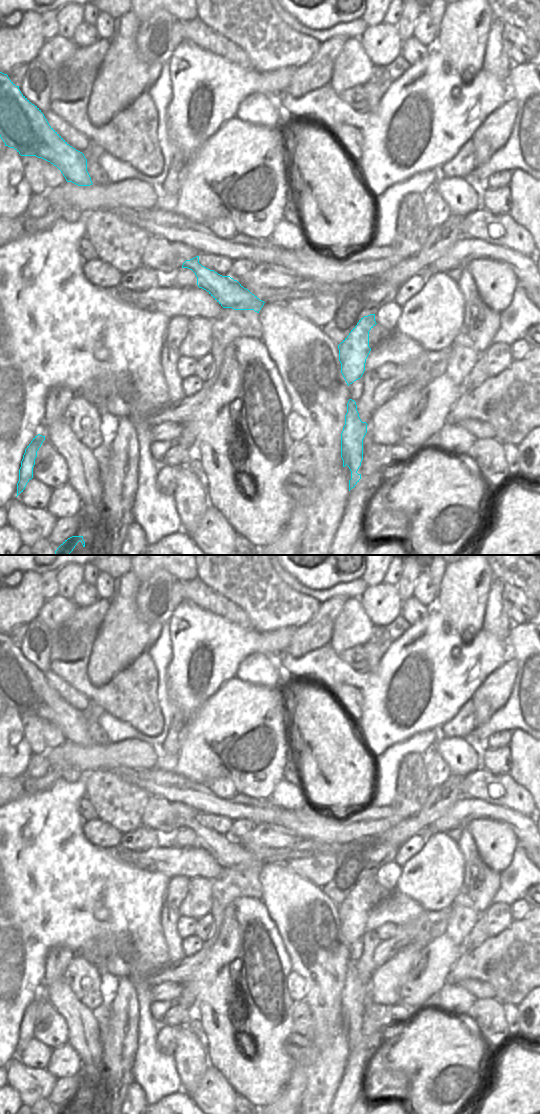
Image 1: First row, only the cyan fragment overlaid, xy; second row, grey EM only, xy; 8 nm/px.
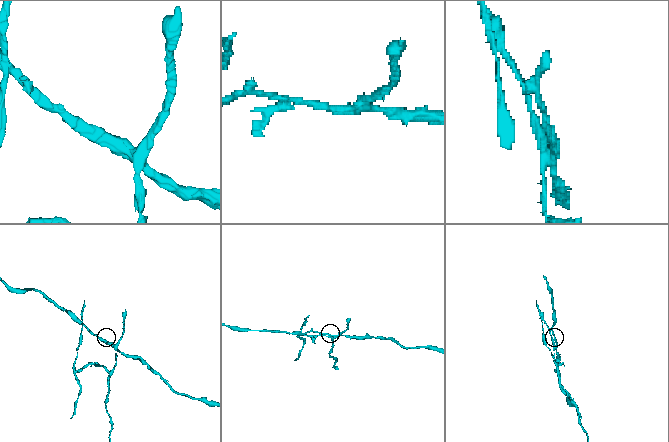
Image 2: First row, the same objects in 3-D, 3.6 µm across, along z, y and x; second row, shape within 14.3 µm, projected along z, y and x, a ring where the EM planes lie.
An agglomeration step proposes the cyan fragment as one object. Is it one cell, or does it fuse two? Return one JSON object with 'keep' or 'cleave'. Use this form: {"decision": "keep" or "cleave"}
{"decision": "cleave"}

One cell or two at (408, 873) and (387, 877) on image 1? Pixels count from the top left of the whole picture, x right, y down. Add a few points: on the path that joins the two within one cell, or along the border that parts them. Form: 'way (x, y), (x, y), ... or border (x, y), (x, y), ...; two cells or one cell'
border (401, 866), (401, 874), (394, 889); two cells

